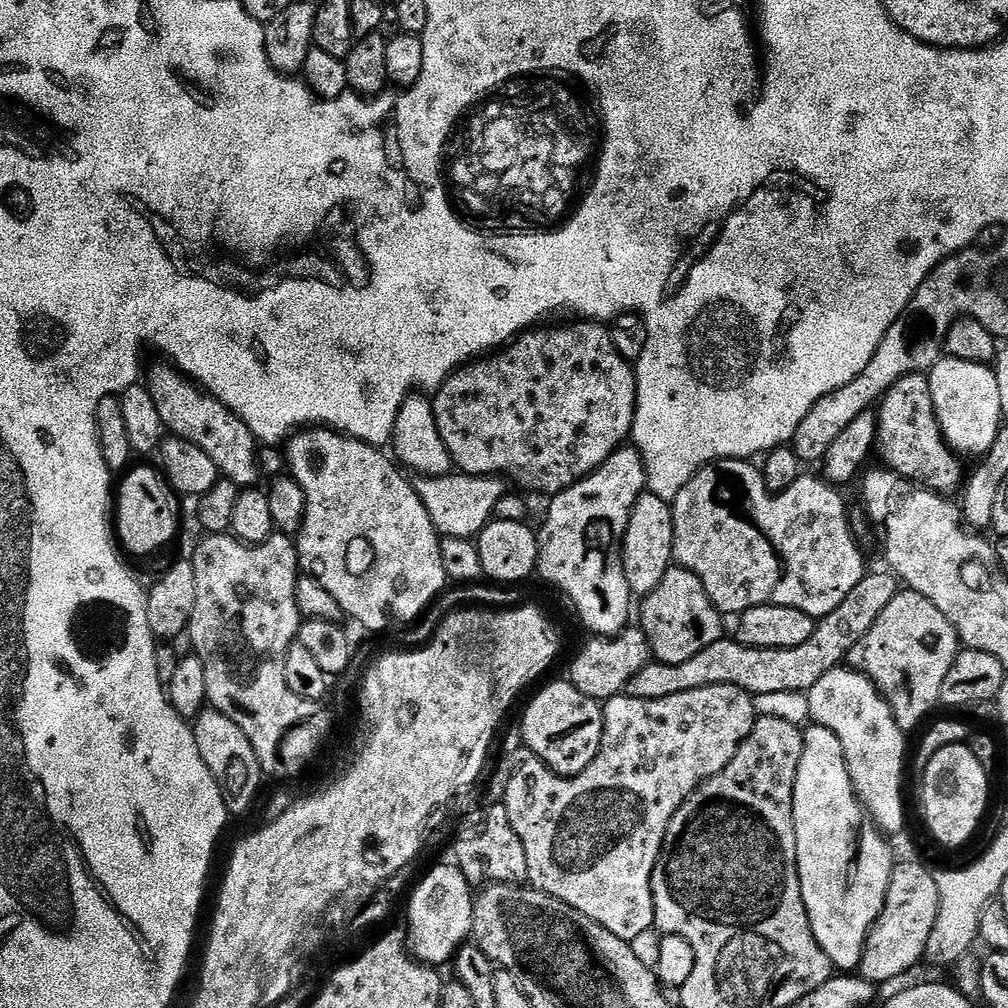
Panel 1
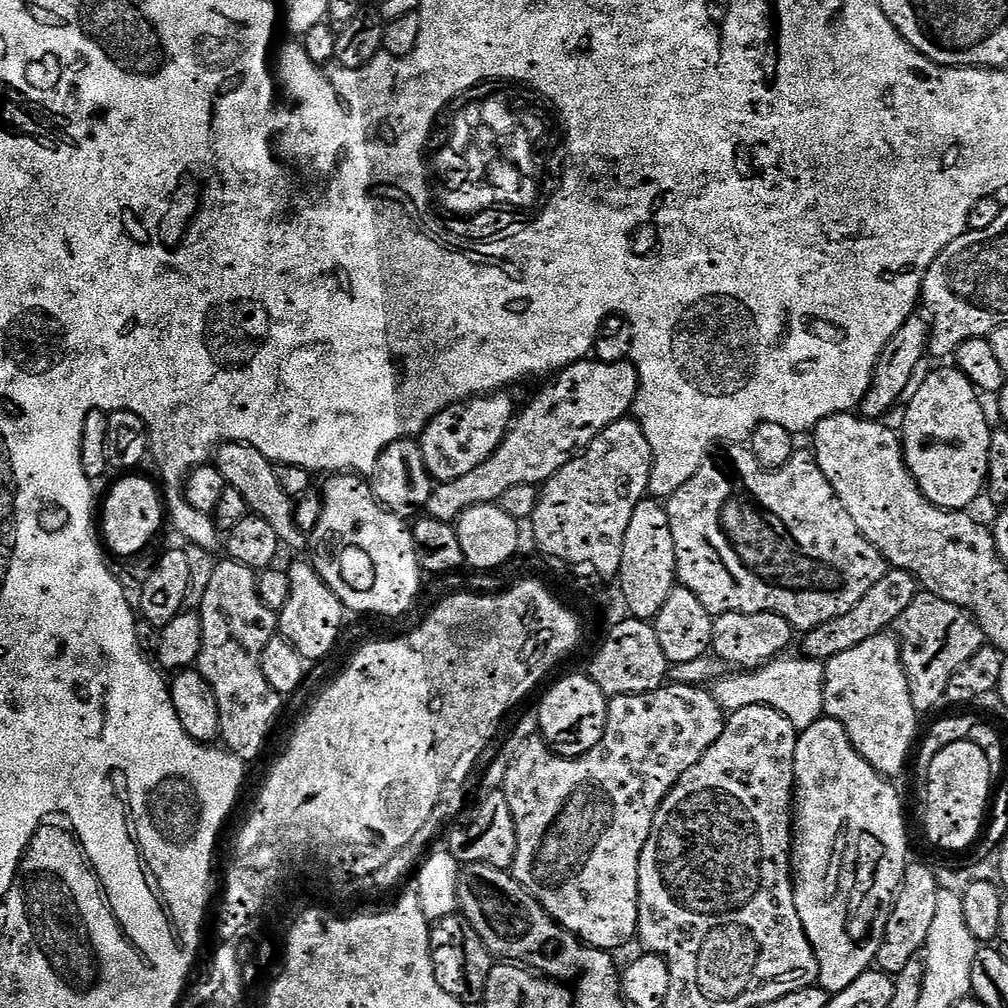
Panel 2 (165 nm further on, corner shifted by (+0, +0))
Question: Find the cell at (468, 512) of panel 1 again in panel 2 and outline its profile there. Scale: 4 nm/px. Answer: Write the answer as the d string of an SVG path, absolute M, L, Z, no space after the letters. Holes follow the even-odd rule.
M580 358L575 364L559 369L558 374L549 379L553 380L525 408L523 405L519 409L512 427L508 430L508 437L501 442L498 450L494 450L494 454L490 454L490 458L486 458L486 462L482 462L482 466L470 470L470 474L458 478L454 483L445 484L439 490L432 491L426 505L427 515L450 524L459 521L462 513L474 506L499 502L502 494L506 494L506 490L511 490L513 486L547 484L550 477L562 470L562 466L570 463L578 453L585 452L590 442L594 442L594 438L602 434L602 430L625 419L633 411L632 403L640 392L639 371L641 369L628 360L607 364L595 358Z

